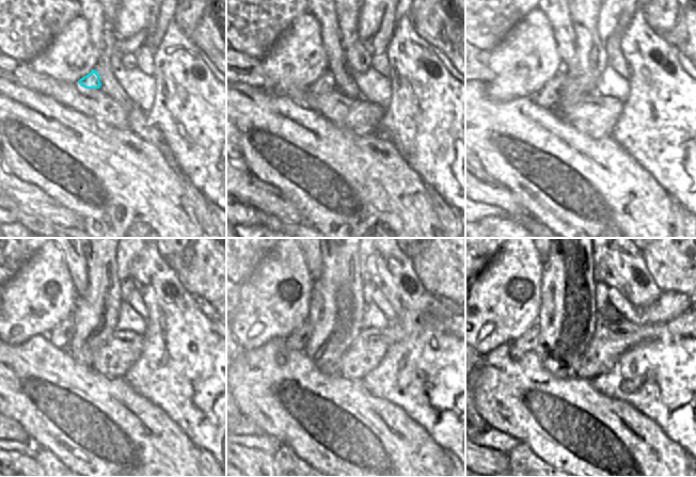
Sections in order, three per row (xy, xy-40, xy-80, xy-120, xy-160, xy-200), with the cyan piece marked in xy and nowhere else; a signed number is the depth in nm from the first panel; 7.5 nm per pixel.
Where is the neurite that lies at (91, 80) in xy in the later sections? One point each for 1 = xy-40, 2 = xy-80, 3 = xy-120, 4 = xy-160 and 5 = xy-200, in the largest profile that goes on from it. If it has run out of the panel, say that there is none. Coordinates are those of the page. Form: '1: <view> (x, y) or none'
1: xy-40 (326, 83)
2: xy-80 (547, 97)
3: xy-120 (61, 336)
4: xy-160 (298, 339)
5: xy-200 (527, 342)

